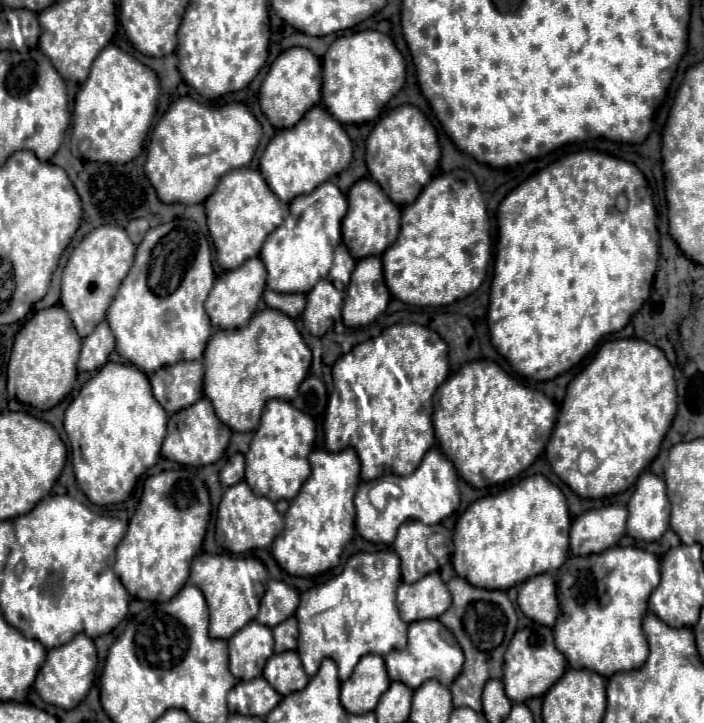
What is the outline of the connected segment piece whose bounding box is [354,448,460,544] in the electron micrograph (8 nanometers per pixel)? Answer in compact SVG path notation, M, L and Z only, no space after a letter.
M432 448L426 452L422 464L410 474L410 476L398 476L398 482L396 482L402 490L402 496L394 502L394 504L388 504L386 510L376 510L370 500L368 500L368 492L370 488L374 486L374 482L362 482L360 488L358 488L358 494L356 494L356 532L364 538L364 540L370 540L374 544L392 544L394 542L394 536L396 536L396 530L402 522L406 520L420 520L424 524L438 524L442 522L444 518L448 518L450 514L454 514L460 506L460 490L458 490L458 474L456 474L456 468L454 464L450 464L450 460L440 452L440 448Z

